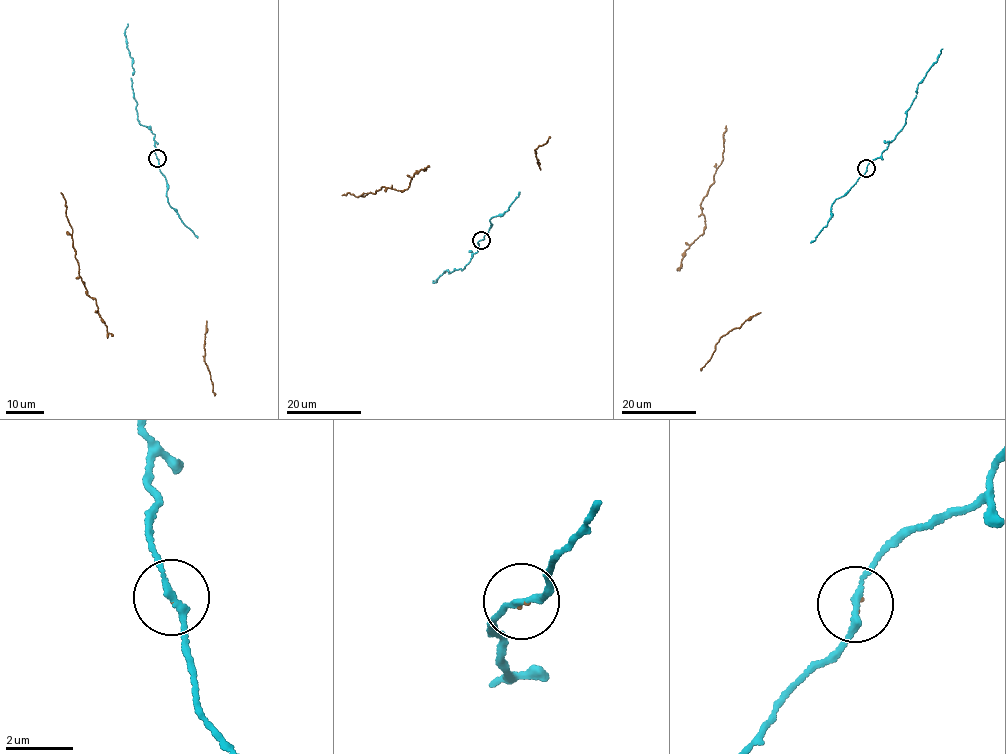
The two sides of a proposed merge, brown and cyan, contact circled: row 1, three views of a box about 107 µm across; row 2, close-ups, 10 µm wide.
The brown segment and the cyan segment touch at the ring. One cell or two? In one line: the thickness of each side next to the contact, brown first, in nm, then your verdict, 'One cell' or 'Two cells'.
Thickness 50 nm (brown) against 180 nm. One cell

